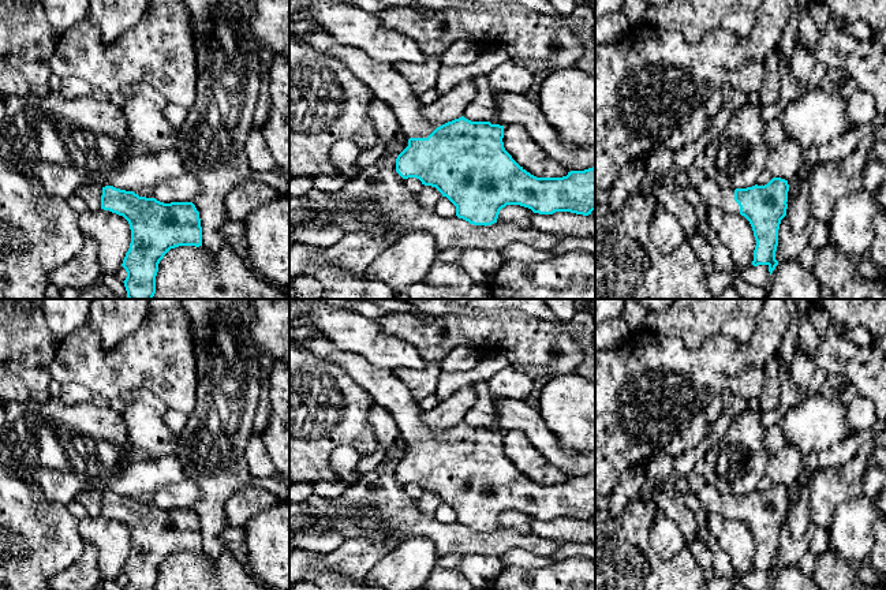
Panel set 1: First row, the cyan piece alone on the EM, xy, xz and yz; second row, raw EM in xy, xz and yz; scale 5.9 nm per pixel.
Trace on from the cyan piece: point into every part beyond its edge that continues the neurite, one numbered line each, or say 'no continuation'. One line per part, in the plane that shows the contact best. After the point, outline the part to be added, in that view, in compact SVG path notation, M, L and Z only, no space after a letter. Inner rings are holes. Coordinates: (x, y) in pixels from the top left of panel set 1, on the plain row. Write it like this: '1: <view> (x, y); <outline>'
1: xz (387, 389); M317 335L302 343L322 361L343 369L356 384L369 392L374 403L393 417L400 436L408 444L427 444L438 432L431 432L423 422L423 411L403 380L392 370L371 365L362 355L339 348L326 336Z

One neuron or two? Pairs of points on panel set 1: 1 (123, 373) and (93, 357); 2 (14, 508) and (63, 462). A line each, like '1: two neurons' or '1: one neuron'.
1: one neuron
2: two neurons

